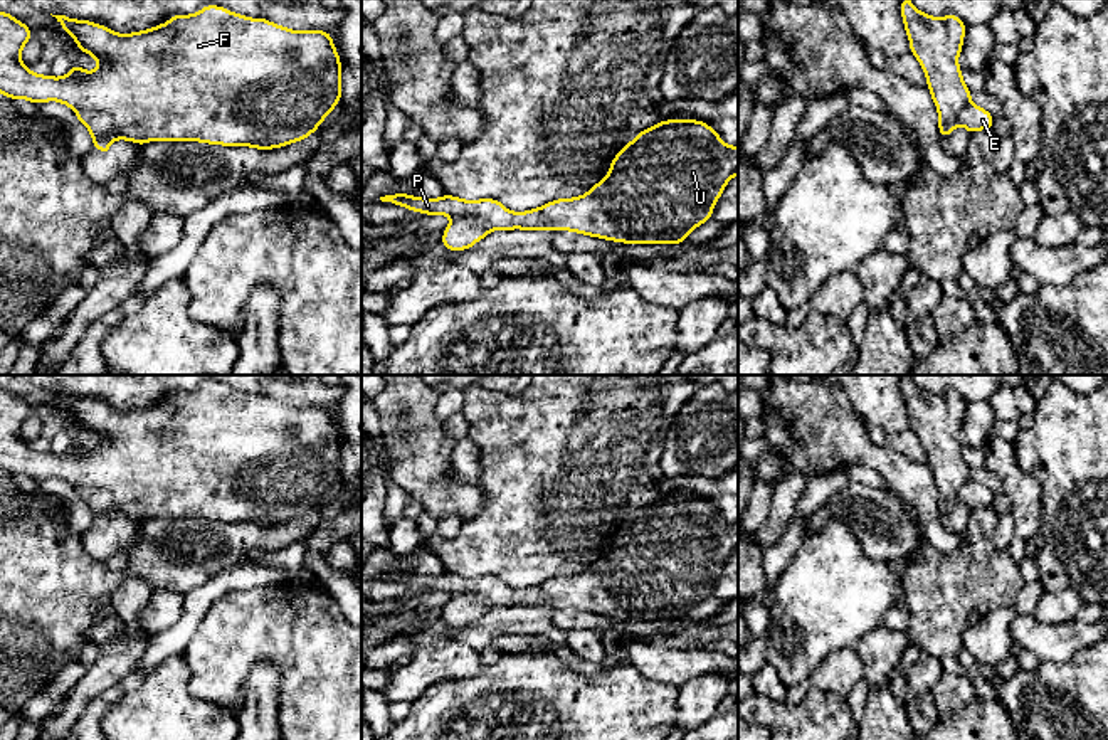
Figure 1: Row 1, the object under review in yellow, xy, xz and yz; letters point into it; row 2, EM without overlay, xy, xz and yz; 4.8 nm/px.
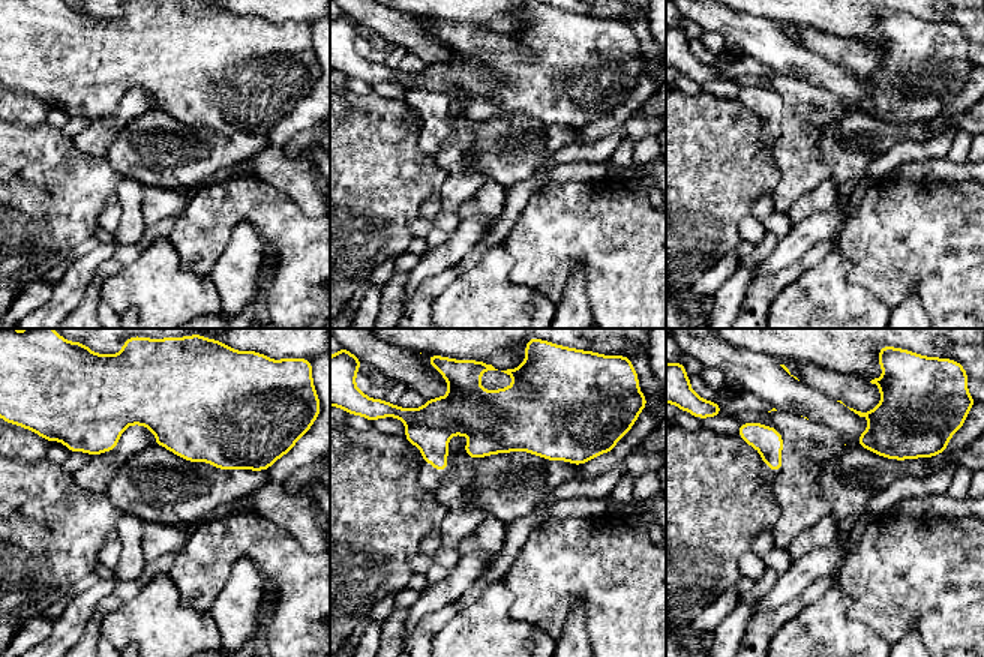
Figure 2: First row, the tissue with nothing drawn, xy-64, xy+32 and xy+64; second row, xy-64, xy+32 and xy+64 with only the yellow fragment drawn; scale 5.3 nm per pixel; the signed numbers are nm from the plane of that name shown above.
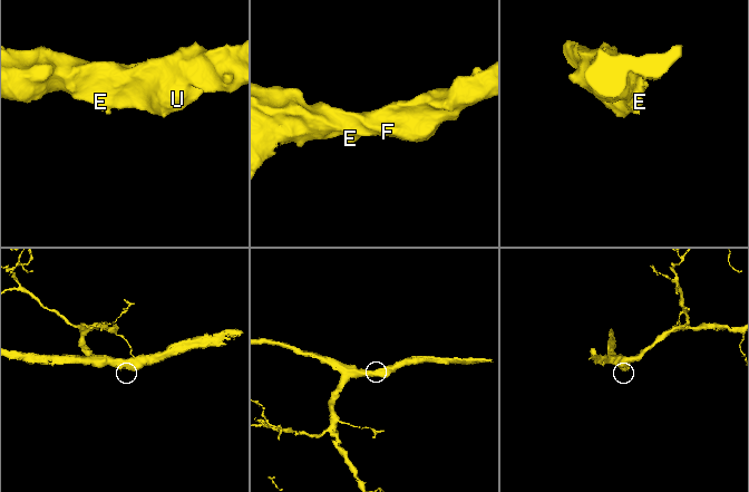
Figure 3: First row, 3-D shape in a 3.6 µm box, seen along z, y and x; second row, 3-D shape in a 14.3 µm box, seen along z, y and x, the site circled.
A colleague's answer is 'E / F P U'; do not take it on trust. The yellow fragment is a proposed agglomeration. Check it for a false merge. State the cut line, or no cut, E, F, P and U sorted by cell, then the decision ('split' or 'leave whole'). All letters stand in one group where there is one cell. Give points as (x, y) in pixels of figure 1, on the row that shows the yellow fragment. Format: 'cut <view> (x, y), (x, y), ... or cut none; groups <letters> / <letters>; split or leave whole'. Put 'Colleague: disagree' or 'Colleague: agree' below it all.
cut xy (76, 113), (106, 113), (113, 120), (113, 135), (116, 138); groups E / F P U; split
Colleague: agree

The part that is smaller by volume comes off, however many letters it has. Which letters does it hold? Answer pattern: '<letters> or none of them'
E

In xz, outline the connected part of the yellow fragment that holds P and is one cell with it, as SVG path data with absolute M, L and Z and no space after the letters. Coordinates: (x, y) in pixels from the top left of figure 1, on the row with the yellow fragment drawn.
M667 119L642 130L629 141L610 161L609 175L587 193L573 198L557 198L526 212L511 212L496 198L464 200L447 193L439 198L424 198L398 192L380 197L380 200L425 215L447 215L452 222L484 220L493 230L568 230L624 244L684 244L689 232L713 219L715 204L720 200L726 183L736 175L738 146L726 145L708 123Z

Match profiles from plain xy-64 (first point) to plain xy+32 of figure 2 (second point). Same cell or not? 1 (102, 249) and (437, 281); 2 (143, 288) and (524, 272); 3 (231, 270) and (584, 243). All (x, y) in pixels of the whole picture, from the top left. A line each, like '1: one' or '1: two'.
1: two
2: two
3: two

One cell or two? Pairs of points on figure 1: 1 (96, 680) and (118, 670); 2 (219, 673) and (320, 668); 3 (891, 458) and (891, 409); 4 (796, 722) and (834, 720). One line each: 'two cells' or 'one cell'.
1: one cell
2: one cell
3: two cells
4: one cell

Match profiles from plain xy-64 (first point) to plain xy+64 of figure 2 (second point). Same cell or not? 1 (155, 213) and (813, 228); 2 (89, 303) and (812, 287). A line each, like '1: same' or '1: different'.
1: different
2: different

